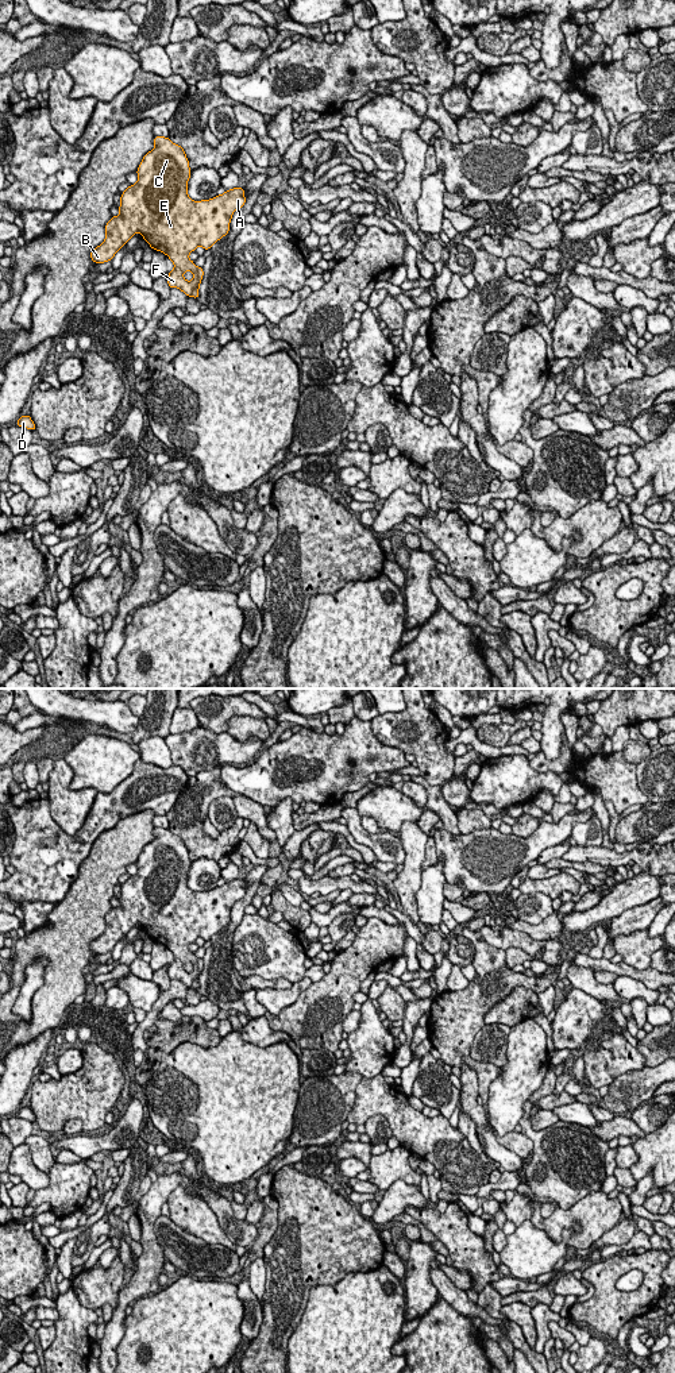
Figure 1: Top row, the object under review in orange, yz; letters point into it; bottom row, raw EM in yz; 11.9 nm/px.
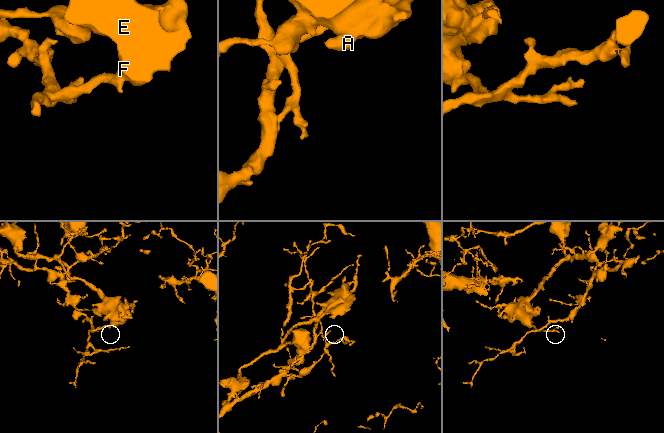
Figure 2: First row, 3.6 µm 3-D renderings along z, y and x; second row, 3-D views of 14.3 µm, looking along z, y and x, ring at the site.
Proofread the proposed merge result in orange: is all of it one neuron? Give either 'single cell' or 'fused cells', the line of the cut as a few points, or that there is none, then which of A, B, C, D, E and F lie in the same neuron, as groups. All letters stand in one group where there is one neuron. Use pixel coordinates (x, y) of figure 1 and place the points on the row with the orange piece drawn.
fused cells; cut yz (199, 267), (197, 285), (189, 296); groups A B C E F / D

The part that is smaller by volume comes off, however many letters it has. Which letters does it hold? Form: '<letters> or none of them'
A, B, C, E, F

